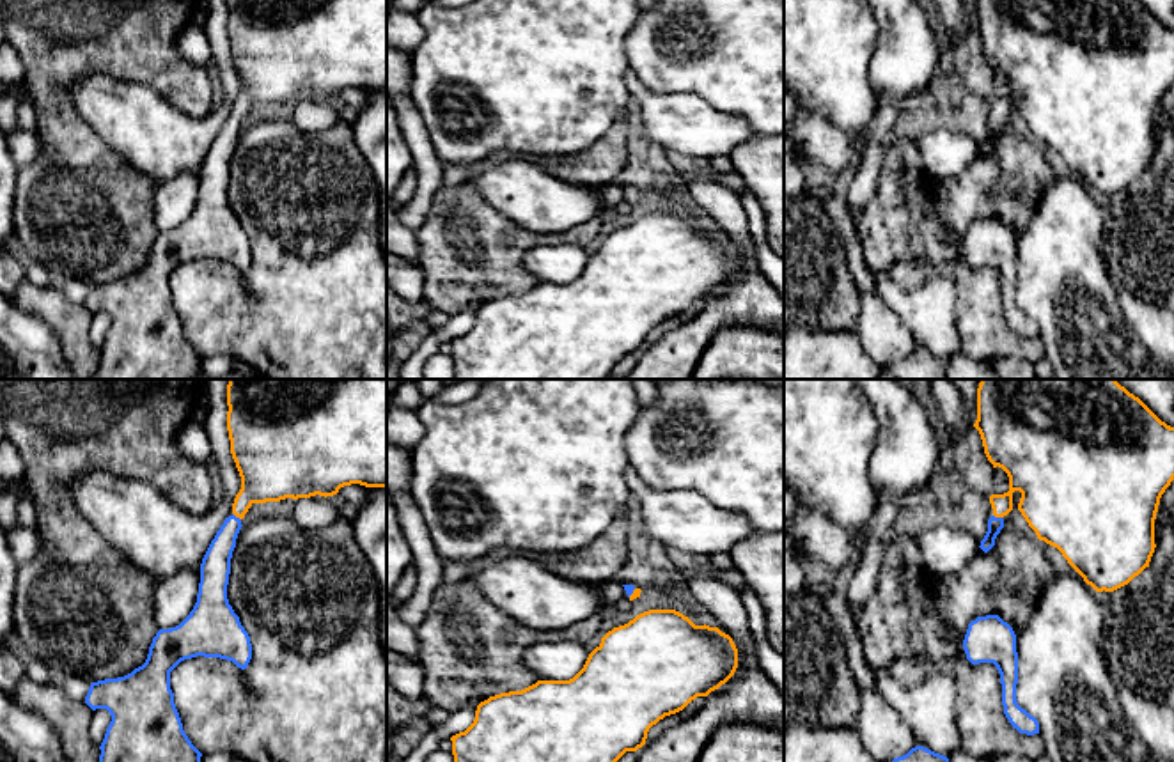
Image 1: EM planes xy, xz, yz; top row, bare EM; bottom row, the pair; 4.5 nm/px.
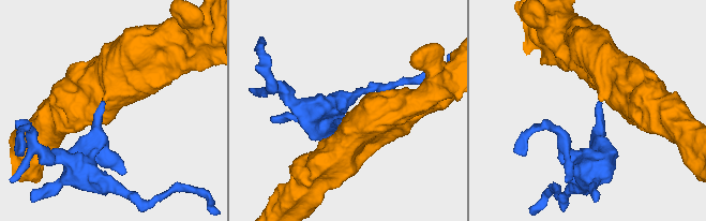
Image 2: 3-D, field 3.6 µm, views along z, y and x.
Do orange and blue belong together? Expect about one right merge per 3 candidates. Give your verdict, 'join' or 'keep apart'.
join

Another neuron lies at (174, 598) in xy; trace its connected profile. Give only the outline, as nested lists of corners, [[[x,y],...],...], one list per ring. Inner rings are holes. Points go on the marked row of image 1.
[[[183,571],[156,585],[154,620],[160,629],[179,626],[197,603],[200,572]]]

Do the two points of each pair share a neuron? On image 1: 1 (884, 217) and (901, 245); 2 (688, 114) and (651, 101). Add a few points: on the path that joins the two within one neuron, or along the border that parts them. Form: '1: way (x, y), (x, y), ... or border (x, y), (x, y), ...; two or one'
1: way (887, 224), (887, 231), (894, 238); one
2: way (680, 114), (664, 114), (660, 110); one

